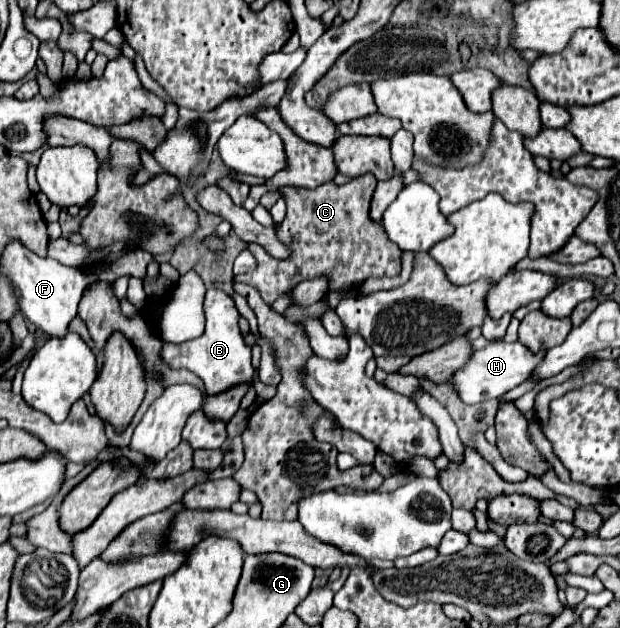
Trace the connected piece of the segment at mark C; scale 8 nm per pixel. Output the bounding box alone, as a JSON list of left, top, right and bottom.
[235,175,401,303]

